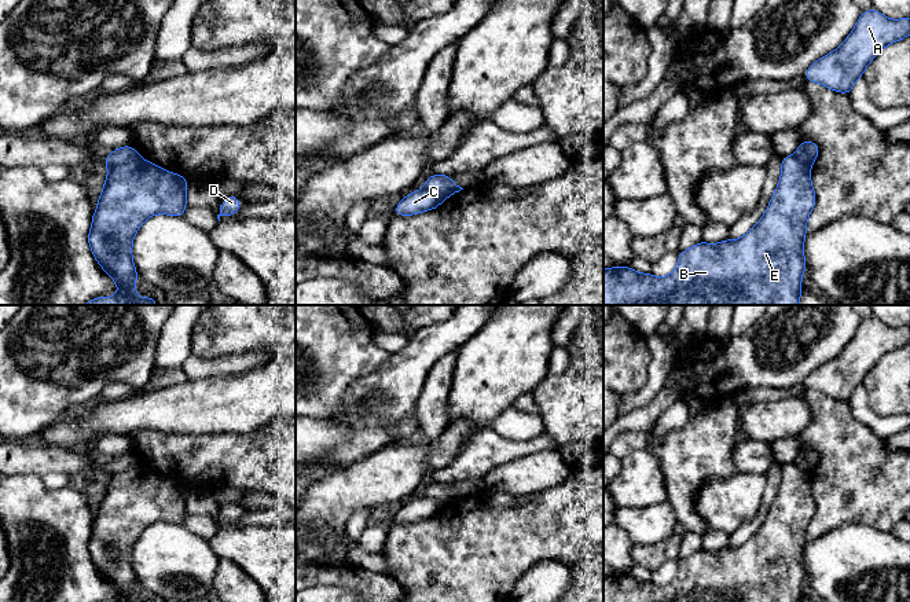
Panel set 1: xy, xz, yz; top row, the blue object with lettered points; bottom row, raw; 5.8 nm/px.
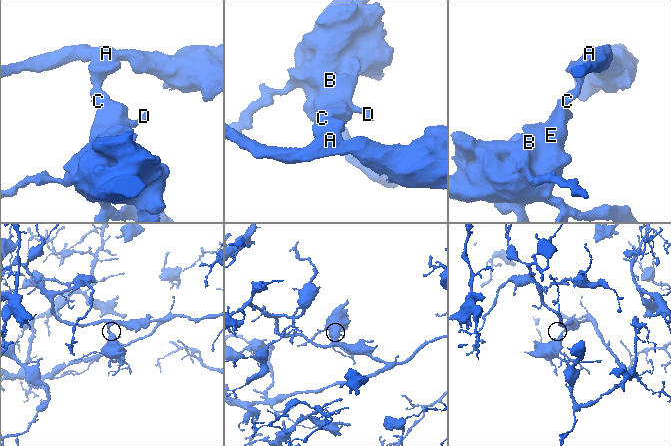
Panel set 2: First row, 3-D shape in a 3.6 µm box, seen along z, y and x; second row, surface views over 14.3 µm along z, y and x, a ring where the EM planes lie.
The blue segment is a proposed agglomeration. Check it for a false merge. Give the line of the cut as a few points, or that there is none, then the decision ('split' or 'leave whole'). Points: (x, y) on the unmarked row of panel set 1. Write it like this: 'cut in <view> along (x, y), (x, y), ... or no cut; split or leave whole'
cut in xy along (136, 462), (109, 478); split

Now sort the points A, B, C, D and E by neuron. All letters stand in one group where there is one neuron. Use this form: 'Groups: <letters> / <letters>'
Groups: A C / B D E

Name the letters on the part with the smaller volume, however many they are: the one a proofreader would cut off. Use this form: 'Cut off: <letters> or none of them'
Cut off: B, D, E

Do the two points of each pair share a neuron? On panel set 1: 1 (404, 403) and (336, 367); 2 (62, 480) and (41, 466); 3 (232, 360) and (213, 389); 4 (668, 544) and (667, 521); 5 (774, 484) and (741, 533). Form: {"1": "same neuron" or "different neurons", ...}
{"1": "different neurons", "2": "different neurons", "3": "different neurons", "4": "different neurons", "5": "same neuron"}

